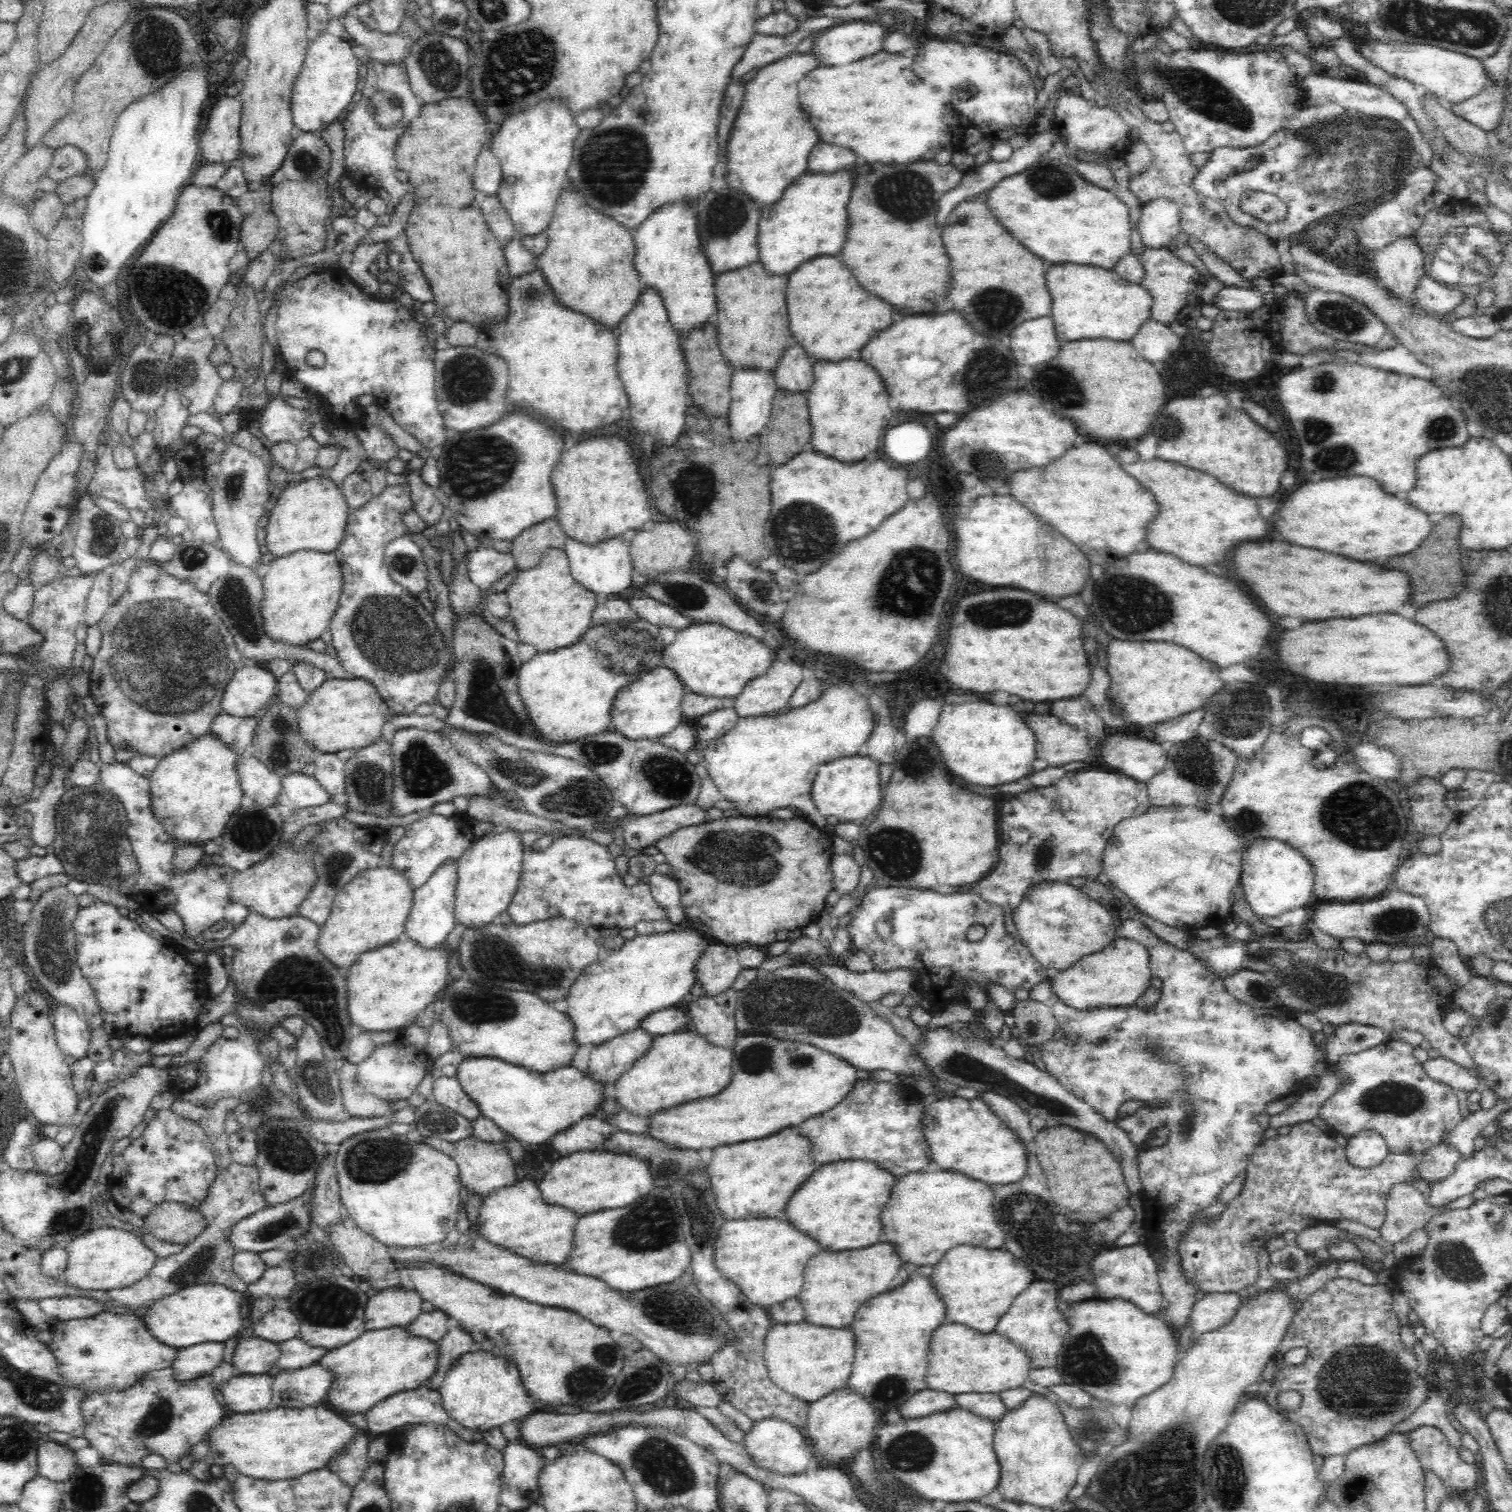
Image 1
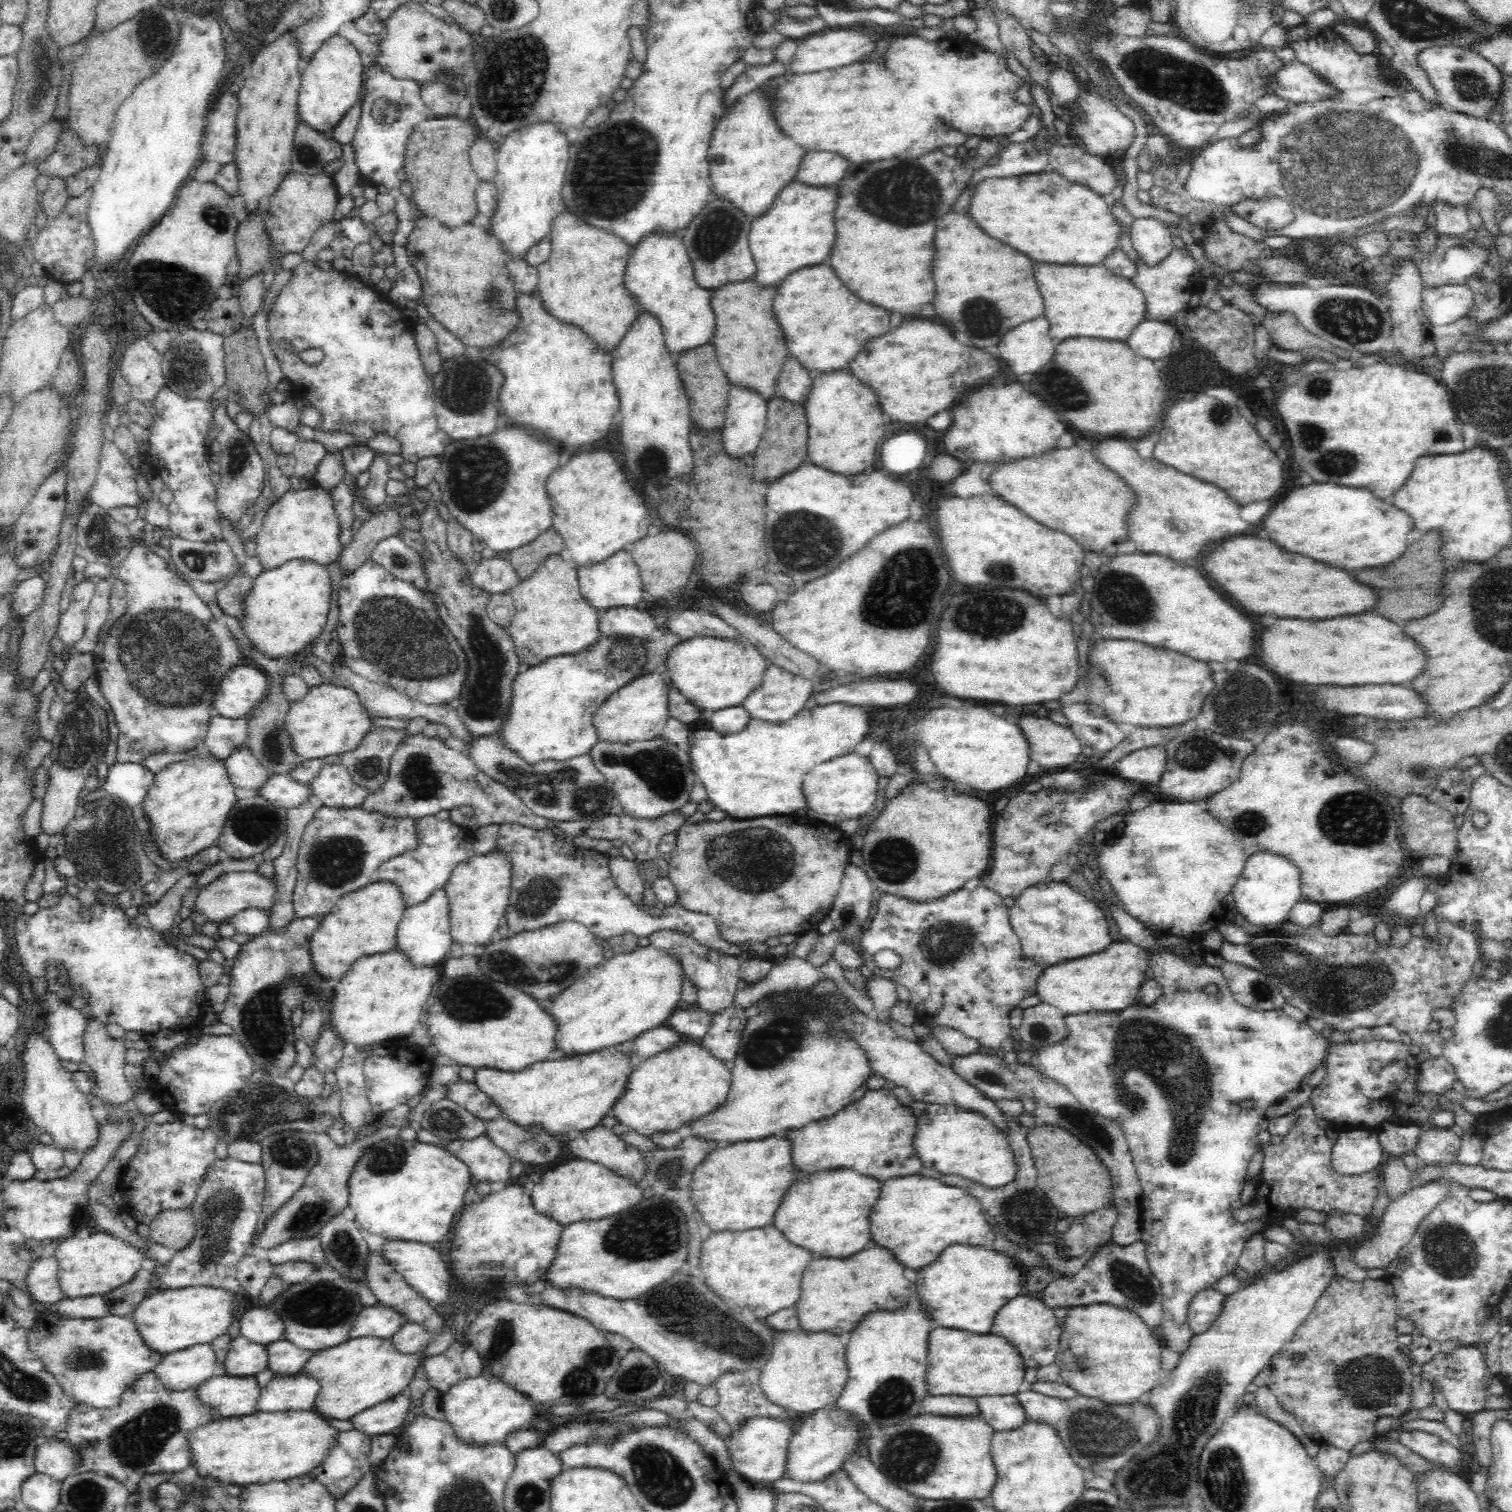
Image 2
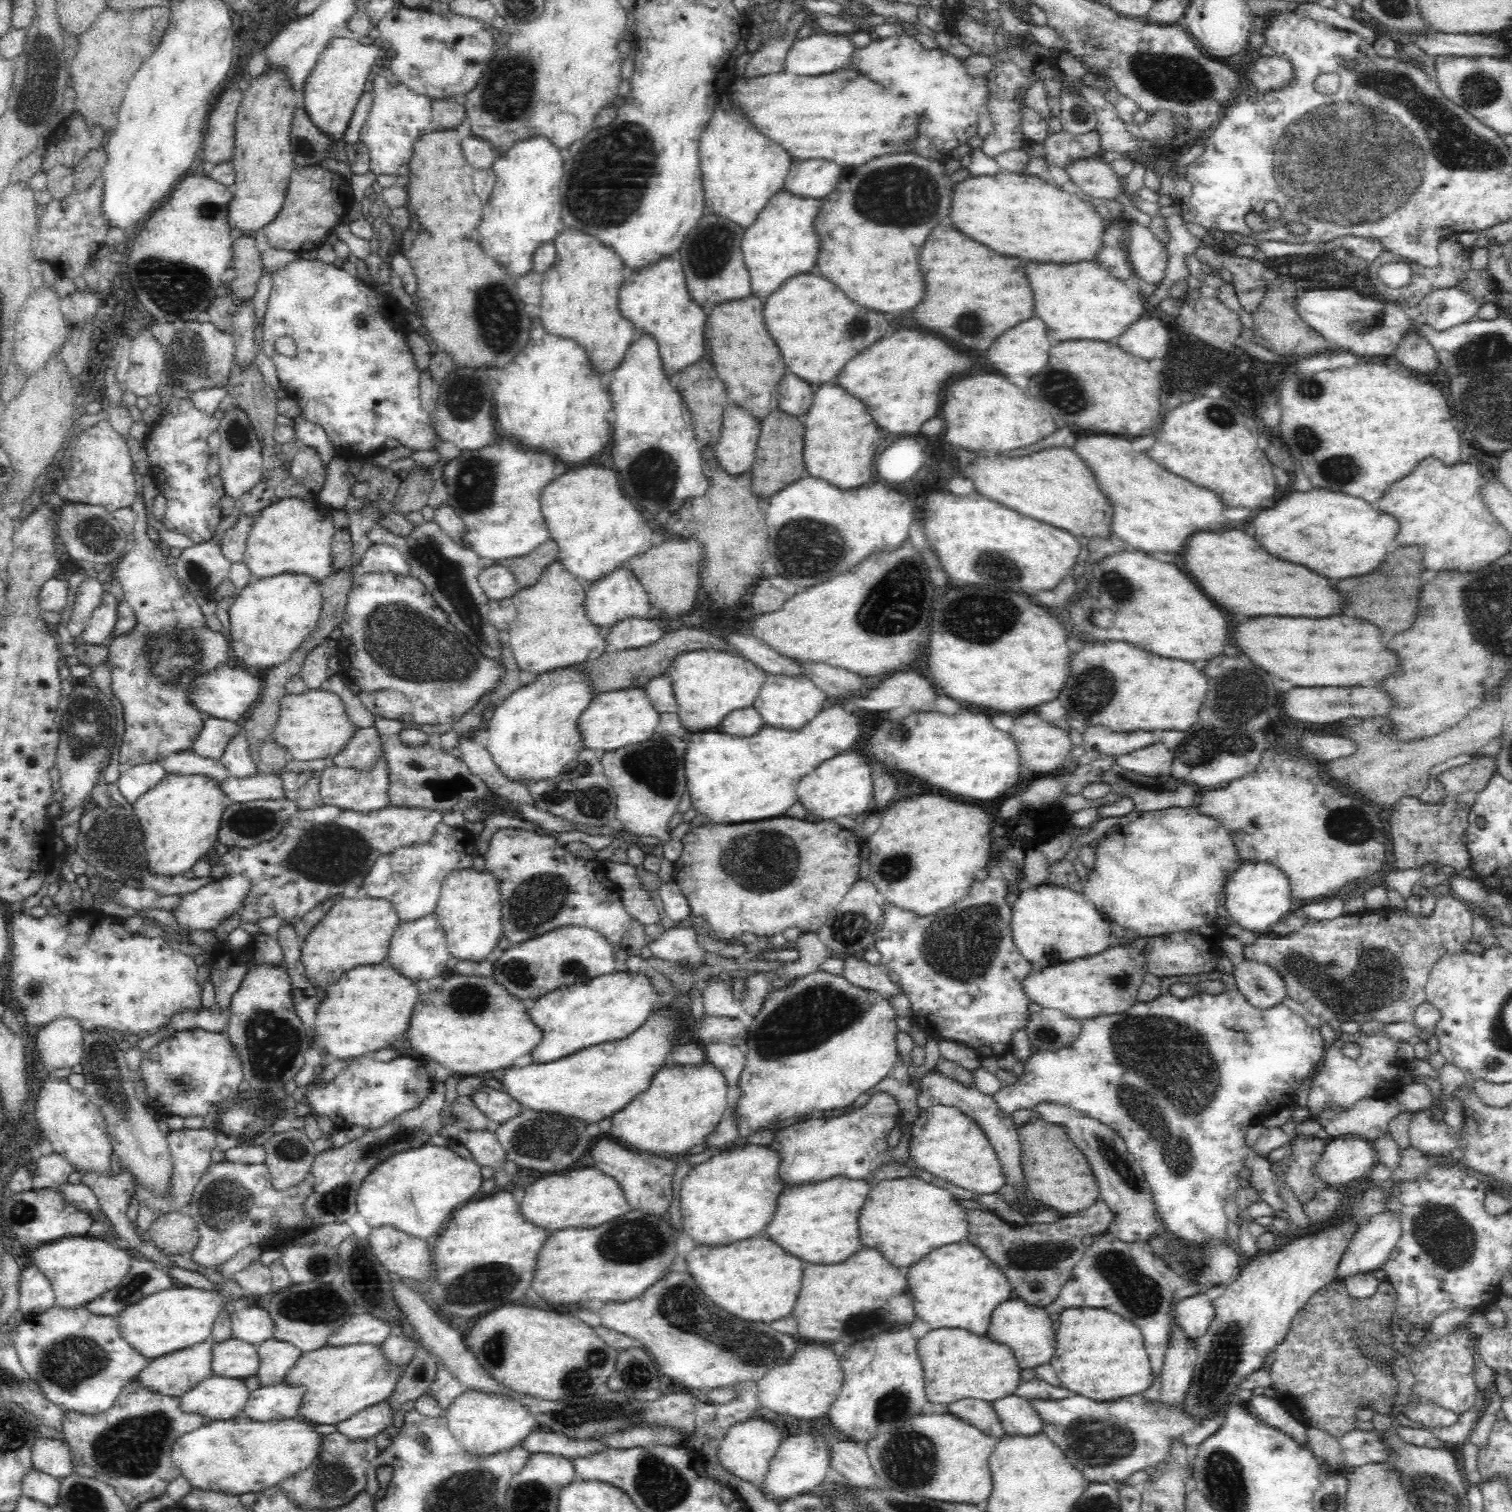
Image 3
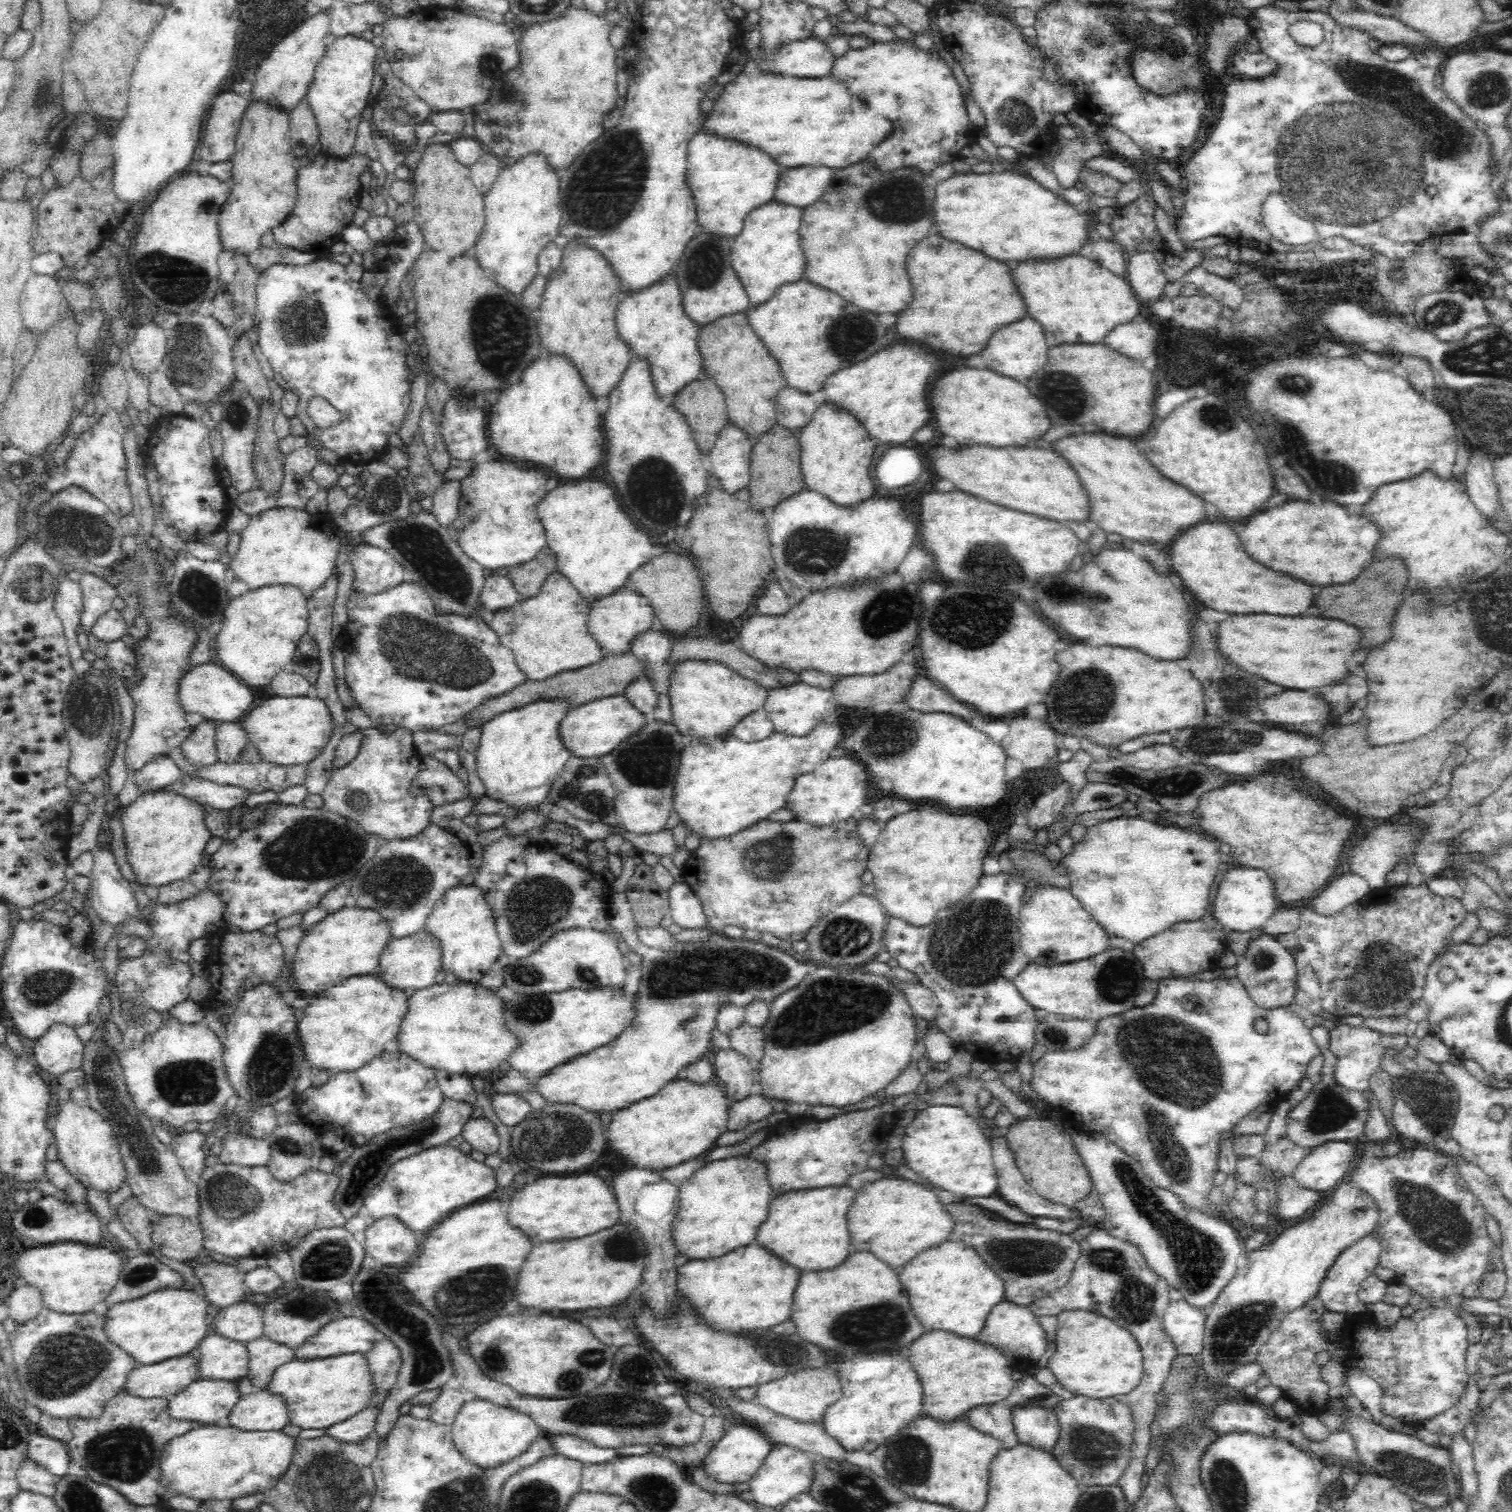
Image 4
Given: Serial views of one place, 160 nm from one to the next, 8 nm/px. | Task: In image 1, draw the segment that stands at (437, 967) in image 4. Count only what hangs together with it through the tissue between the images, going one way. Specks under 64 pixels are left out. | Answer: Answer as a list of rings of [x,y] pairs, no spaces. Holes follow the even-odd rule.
[[[456,862],[442,864],[442,867],[430,876],[430,880],[424,886],[413,891],[412,906],[406,920],[404,935],[424,951],[434,951],[448,946],[446,938],[456,922],[454,918],[457,881],[455,866]]]

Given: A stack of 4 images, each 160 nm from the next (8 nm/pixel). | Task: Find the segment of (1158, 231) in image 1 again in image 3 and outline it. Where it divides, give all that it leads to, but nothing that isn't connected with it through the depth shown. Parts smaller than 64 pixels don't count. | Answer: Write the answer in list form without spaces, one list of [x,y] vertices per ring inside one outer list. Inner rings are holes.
[[[1132,223],[1128,232],[1130,240],[1125,243],[1134,274],[1146,284],[1160,286],[1166,276],[1168,254],[1166,245],[1155,238],[1151,227]]]

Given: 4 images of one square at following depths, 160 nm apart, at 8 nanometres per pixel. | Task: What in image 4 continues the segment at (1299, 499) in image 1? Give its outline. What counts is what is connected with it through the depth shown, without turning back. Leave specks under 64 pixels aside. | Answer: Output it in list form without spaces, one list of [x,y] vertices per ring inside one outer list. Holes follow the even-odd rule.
[[[1286,502],[1284,506],[1270,508],[1266,512],[1256,514],[1252,520],[1246,522],[1244,530],[1238,534],[1240,544],[1244,552],[1258,564],[1288,574],[1290,578],[1302,580],[1308,586],[1334,586],[1334,584],[1346,584],[1356,579],[1356,576],[1364,570],[1366,564],[1373,558],[1373,548],[1381,537],[1373,524],[1366,520],[1360,520],[1358,512],[1346,512],[1346,508],[1340,508],[1338,504],[1324,504],[1322,508],[1316,508],[1314,504],[1302,504],[1302,502]]]

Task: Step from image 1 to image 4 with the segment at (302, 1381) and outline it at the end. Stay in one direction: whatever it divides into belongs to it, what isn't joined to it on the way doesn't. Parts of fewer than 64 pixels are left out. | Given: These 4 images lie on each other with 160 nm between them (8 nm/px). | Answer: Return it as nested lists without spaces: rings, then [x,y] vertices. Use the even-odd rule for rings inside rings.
[[[267,1389],[240,1397],[228,1414],[228,1424],[239,1430],[282,1431],[288,1425],[284,1398],[270,1395]]]

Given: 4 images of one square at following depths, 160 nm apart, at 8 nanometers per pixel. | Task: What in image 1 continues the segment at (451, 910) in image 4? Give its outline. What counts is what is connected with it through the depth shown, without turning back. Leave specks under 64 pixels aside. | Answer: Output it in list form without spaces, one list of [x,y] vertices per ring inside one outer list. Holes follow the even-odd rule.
[[[497,829],[495,832],[488,832],[486,836],[475,839],[475,843],[469,847],[460,860],[456,863],[457,881],[455,886],[455,909],[454,918],[458,926],[482,930],[488,924],[498,920],[500,914],[510,906],[514,893],[516,892],[517,880],[521,873],[521,844],[517,831],[509,829]]]

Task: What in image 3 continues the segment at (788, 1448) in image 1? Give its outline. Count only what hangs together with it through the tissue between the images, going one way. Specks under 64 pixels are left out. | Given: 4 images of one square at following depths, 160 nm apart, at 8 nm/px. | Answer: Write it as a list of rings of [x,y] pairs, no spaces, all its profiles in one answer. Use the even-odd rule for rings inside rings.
[[[756,1416],[752,1419],[748,1419],[744,1422],[734,1424],[731,1428],[728,1428],[726,1435],[719,1440],[718,1447],[718,1465],[720,1469],[724,1469],[726,1473],[739,1477],[740,1480],[761,1486],[761,1480],[764,1480],[764,1475],[768,1472],[768,1464],[772,1460],[780,1441],[786,1436],[784,1429],[779,1429],[777,1426],[764,1419],[758,1419]]]

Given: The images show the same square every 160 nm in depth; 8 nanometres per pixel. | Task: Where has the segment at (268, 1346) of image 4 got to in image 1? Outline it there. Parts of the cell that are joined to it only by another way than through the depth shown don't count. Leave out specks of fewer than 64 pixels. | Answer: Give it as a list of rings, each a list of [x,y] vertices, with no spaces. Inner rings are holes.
[[[294,1337],[279,1343],[281,1353],[276,1365],[282,1370],[297,1370],[312,1366],[327,1351],[324,1348],[308,1346]]]

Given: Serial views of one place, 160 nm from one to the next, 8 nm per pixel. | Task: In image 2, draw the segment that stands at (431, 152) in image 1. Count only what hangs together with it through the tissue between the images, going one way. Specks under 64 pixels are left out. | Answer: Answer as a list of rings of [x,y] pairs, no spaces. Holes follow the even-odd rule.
[[[430,118],[414,126],[406,144],[404,170],[406,180],[413,188],[411,201],[420,212],[424,212],[422,216],[428,216],[452,230],[472,222],[478,214],[474,200],[478,178],[468,162],[468,148],[474,142],[472,136],[474,128],[468,122],[460,122],[458,118]]]

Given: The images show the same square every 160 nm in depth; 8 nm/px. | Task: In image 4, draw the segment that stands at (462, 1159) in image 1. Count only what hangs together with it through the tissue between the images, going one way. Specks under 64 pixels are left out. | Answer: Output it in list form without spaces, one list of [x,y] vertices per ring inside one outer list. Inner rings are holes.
[[[472,1117],[464,1124],[461,1135],[474,1150],[478,1150],[485,1155],[498,1152],[500,1138],[494,1122],[490,1118]]]

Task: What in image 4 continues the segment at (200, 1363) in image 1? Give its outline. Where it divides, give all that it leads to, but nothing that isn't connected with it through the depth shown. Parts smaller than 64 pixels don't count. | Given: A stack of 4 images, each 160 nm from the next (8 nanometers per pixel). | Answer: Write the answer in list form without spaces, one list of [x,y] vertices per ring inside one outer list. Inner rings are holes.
[[[190,1352],[156,1364],[138,1364],[127,1376],[124,1390],[140,1398],[167,1398],[198,1380],[196,1357]]]

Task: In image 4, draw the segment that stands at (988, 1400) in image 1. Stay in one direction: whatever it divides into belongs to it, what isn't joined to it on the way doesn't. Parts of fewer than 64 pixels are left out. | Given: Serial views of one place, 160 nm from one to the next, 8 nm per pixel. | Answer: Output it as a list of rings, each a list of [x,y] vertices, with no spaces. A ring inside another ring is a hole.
[[[1041,1407],[1013,1410],[1013,1424],[1018,1440],[1043,1452],[1052,1452],[1061,1436],[1061,1425],[1054,1409]]]

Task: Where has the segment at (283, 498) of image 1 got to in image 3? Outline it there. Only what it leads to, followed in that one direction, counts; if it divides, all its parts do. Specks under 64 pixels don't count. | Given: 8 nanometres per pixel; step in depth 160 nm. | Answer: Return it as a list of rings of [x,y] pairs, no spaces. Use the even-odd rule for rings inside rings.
[[[286,498],[264,508],[251,518],[241,561],[246,564],[250,574],[259,579],[299,575],[321,584],[332,572],[333,511],[331,506],[311,498]]]

